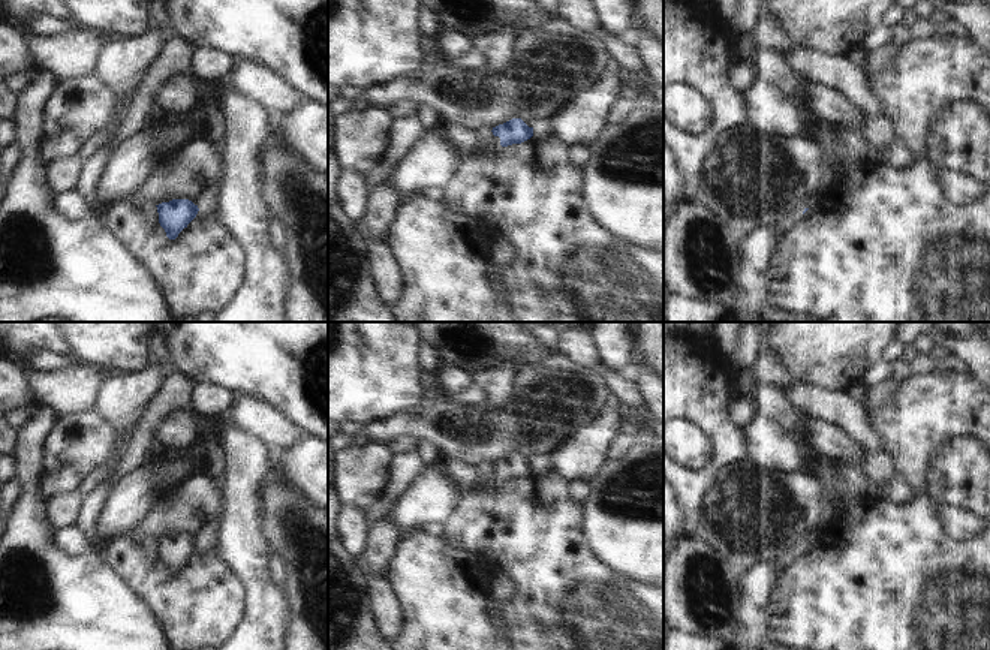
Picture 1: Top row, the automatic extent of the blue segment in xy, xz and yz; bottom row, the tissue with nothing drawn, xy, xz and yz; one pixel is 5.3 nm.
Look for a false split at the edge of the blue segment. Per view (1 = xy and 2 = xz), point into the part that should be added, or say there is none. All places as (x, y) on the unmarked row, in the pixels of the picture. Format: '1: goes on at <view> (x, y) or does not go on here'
1: does not go on here
2: goes on at xz (496, 477)

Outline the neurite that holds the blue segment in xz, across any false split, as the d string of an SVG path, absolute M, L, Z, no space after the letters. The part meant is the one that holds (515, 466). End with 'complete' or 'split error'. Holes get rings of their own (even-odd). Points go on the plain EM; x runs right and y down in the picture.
M512 454L493 463L491 479L496 485L512 479L521 479L533 472L533 463L529 463L521 454Z; split error

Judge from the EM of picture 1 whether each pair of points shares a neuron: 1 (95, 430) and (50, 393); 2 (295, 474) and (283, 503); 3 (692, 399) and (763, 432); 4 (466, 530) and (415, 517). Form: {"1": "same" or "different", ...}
{"1": "different", "2": "different", "3": "different", "4": "different"}

